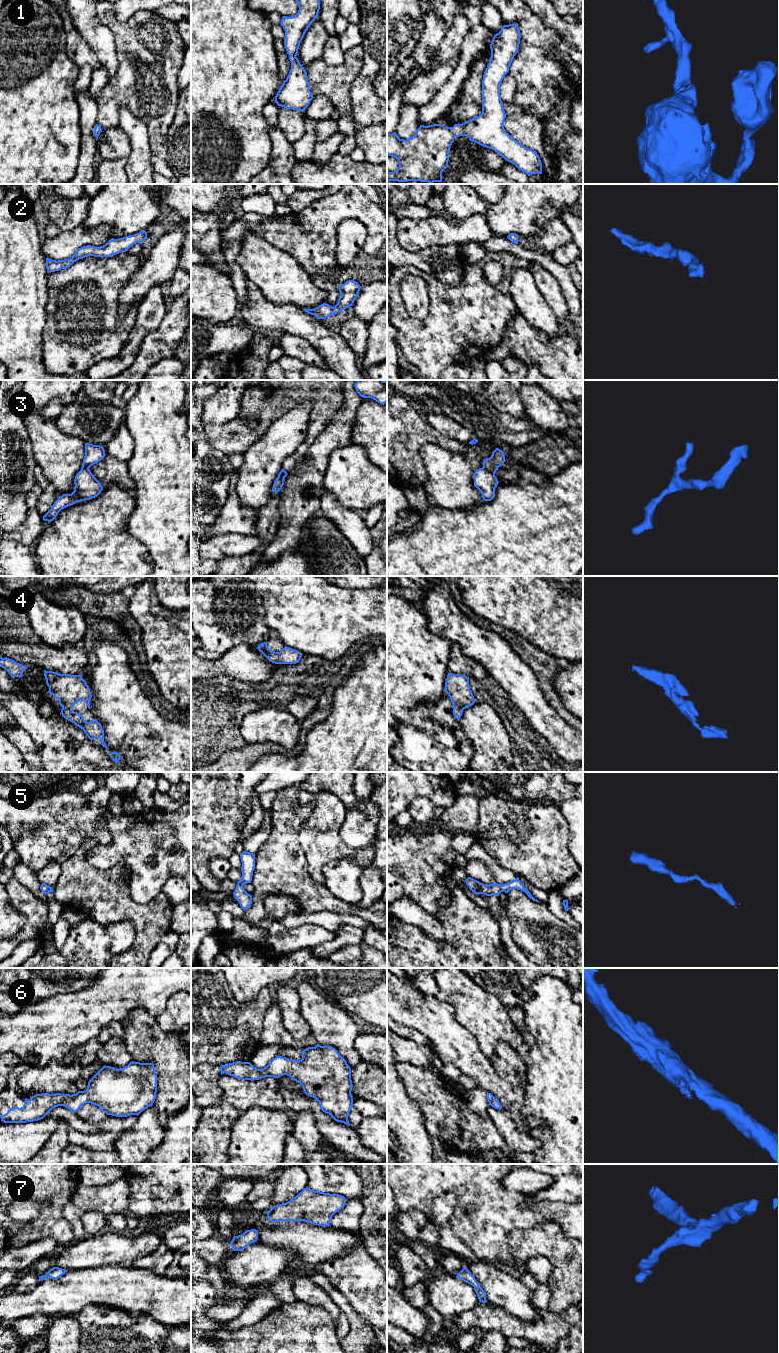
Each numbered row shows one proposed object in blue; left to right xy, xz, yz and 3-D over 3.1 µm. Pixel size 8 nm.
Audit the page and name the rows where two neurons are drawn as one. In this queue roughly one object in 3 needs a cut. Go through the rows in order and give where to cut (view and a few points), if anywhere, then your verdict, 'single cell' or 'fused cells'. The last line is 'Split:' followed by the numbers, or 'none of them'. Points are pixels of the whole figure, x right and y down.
1: cut none; single cell
2: cut none; single cell
3: cut yz (482, 467), (494, 474); fused cells
4: cut none; single cell
5: cut none; single cell
6: cut none; single cell
7: cut none; single cell
Split: 3

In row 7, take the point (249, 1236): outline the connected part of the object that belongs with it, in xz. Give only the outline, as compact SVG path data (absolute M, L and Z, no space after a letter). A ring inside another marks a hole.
M246 1230L243 1234L234 1236L231 1243L233 1251L244 1250L249 1244L256 1242L258 1239L258 1230Z

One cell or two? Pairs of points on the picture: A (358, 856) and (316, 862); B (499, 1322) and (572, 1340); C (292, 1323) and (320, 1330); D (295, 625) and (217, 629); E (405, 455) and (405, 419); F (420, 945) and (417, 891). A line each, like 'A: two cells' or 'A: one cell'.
A: one cell
B: two cells
C: one cell
D: two cells
E: one cell
F: two cells

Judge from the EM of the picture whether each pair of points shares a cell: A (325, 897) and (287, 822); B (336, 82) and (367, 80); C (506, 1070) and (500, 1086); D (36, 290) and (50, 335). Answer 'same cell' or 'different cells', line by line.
A: same cell
B: different cells
C: different cells
D: different cells

